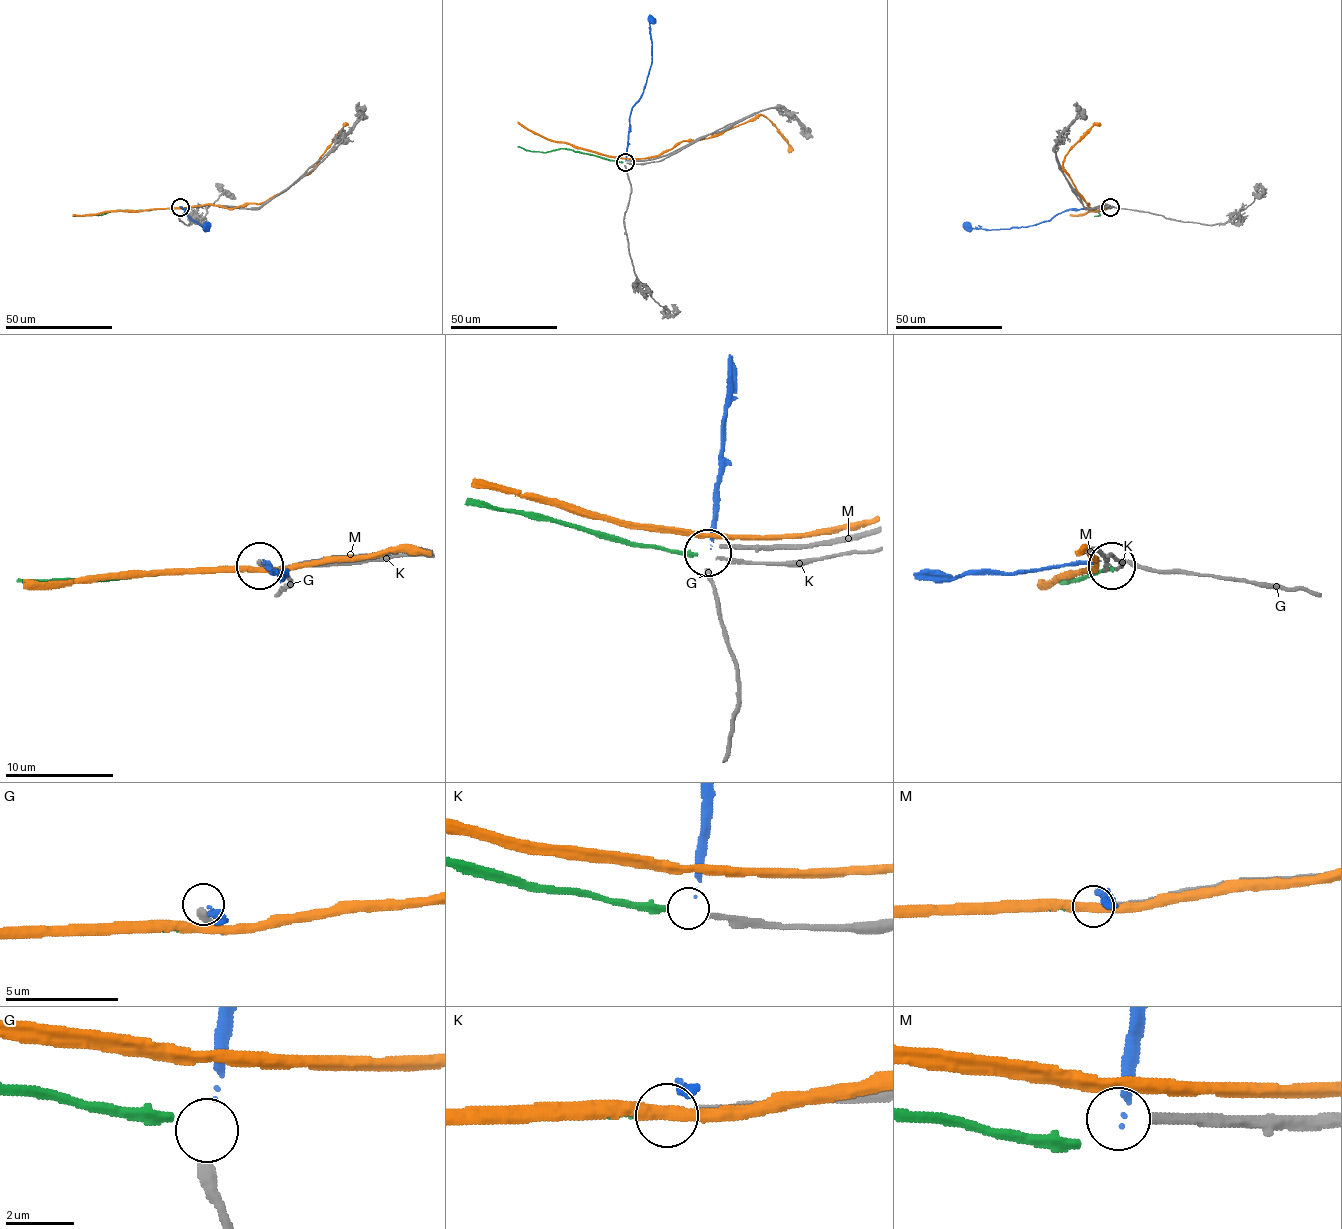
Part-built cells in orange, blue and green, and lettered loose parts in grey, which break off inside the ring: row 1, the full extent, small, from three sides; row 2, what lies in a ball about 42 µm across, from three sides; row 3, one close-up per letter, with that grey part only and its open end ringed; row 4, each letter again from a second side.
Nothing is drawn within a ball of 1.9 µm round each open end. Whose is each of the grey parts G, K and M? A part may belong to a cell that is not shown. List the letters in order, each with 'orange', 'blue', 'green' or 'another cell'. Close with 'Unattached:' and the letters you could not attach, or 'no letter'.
G: blue
K: green
M: another cell
Unattached: M

